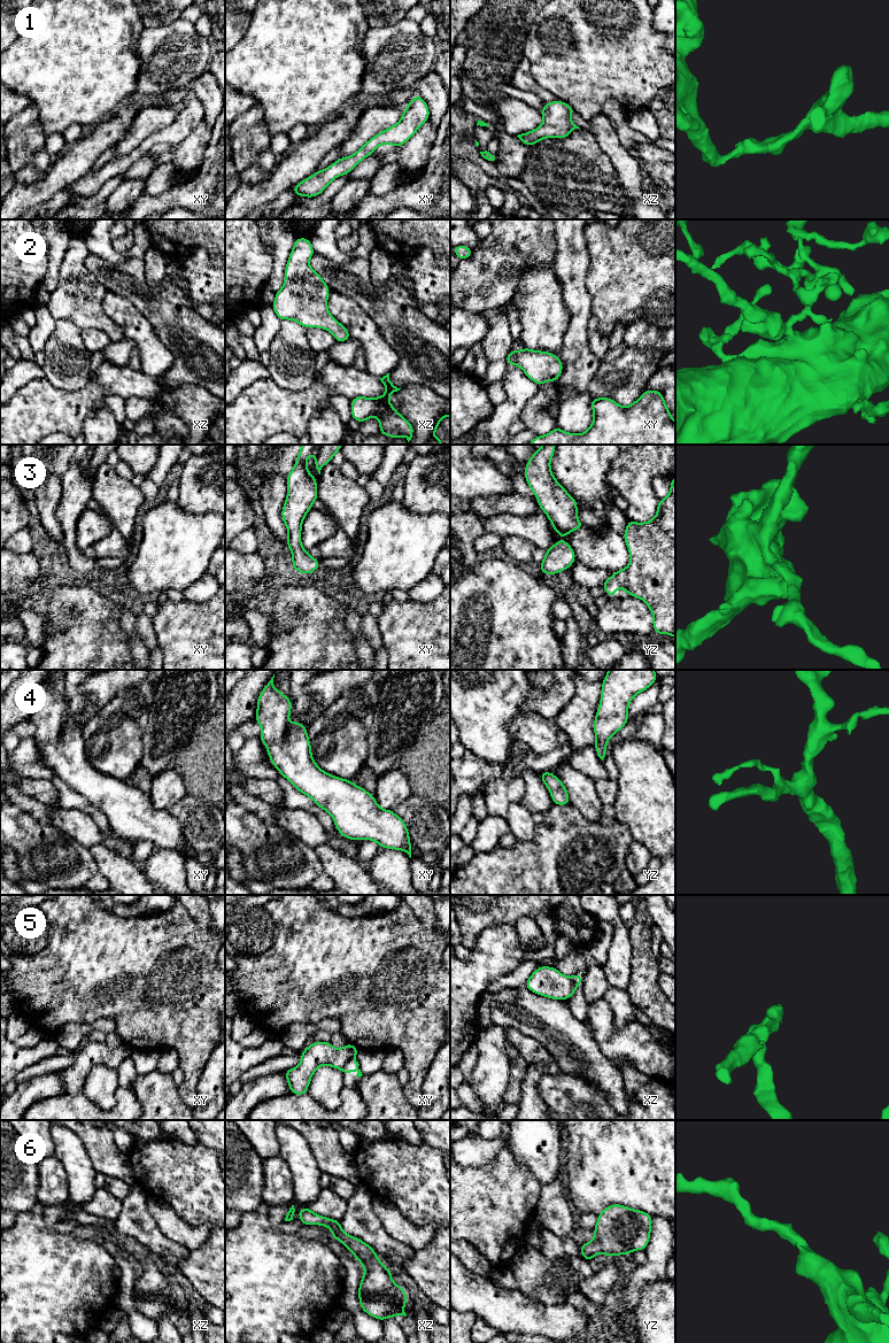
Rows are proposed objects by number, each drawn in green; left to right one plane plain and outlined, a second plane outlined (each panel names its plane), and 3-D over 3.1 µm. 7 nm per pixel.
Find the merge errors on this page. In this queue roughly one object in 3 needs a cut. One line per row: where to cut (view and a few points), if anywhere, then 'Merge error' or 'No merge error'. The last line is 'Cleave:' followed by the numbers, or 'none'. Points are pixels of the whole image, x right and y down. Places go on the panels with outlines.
1: No split. No merge error
2: No split. No merge error
3: No split. No merge error
4: No split. No merge error
5: Split along xy (354, 1057), (341, 1069). Merge error
6: No split. No merge error
Cleave: 5

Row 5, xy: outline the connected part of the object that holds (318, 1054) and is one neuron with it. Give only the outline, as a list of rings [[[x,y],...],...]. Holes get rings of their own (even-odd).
[[[315,1041],[304,1048],[301,1063],[292,1070],[284,1071],[291,1094],[308,1094],[308,1087],[315,1071],[323,1065],[342,1068],[348,1060],[354,1059],[360,1049],[350,1043],[337,1049],[331,1042]]]

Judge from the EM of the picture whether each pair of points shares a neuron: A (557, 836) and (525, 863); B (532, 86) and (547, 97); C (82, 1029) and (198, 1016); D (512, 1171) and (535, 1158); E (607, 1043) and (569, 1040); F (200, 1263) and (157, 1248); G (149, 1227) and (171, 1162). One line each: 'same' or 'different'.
A: same
B: same
C: different
D: different
E: different
F: different
G: different

